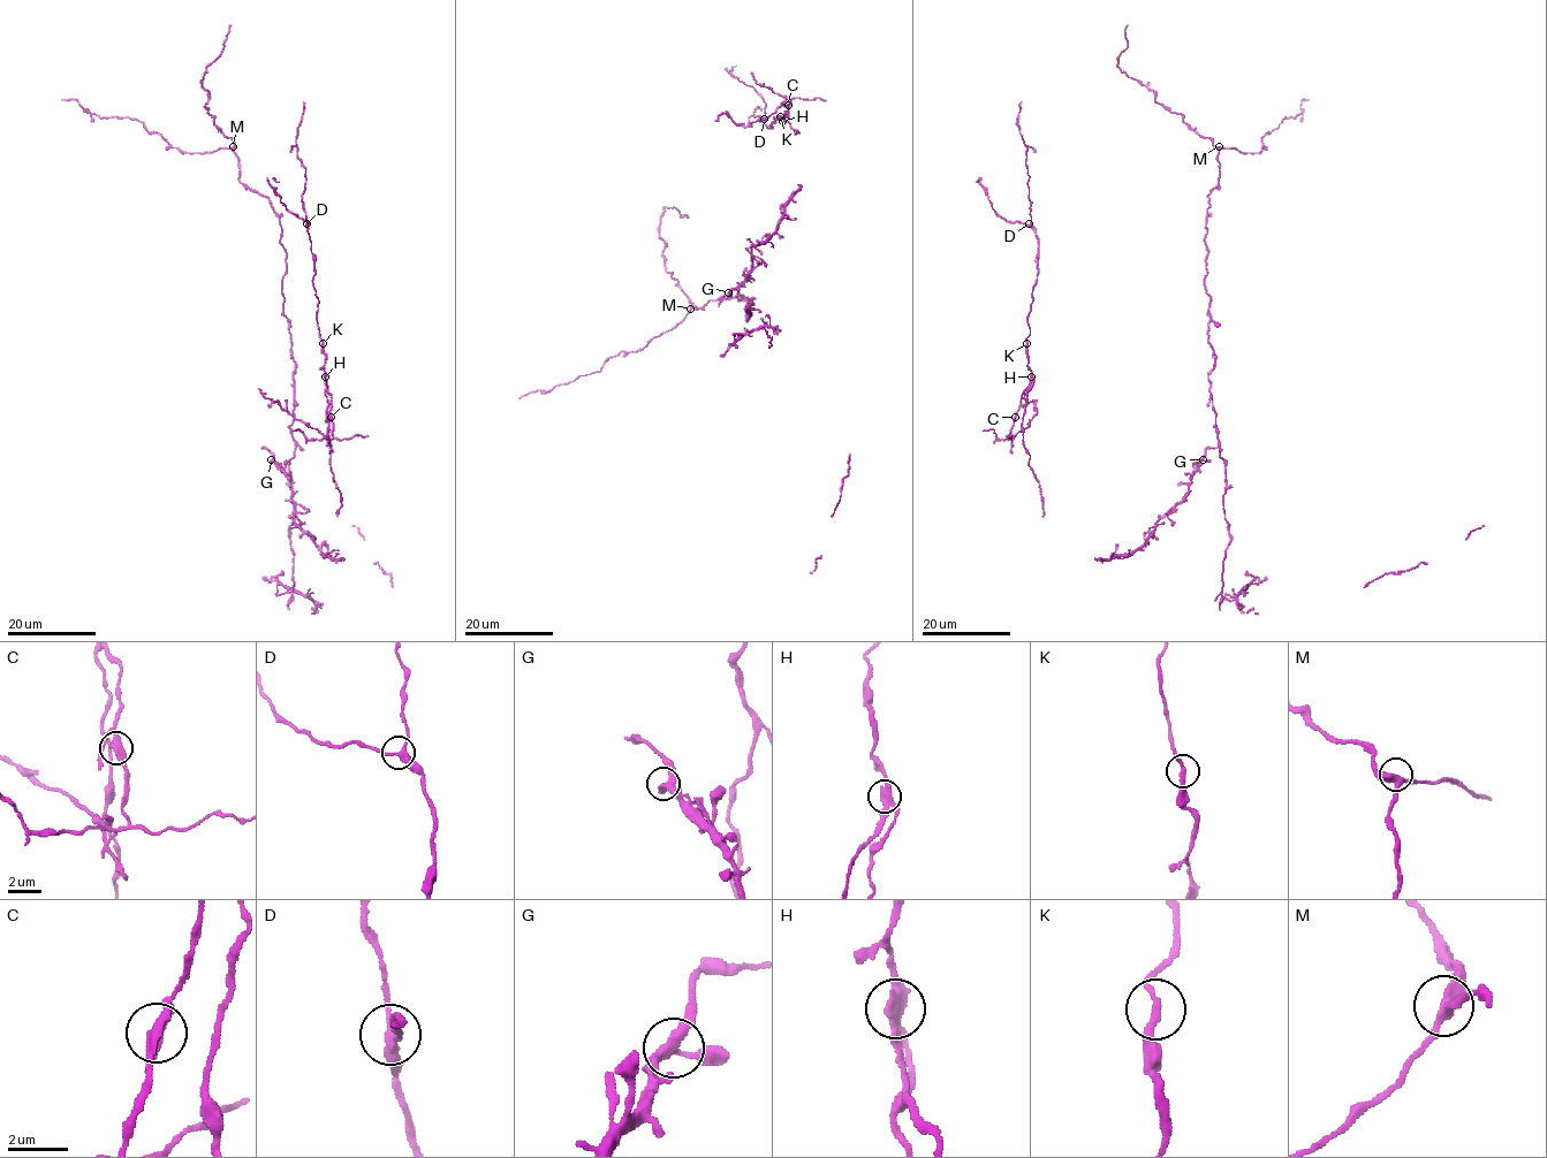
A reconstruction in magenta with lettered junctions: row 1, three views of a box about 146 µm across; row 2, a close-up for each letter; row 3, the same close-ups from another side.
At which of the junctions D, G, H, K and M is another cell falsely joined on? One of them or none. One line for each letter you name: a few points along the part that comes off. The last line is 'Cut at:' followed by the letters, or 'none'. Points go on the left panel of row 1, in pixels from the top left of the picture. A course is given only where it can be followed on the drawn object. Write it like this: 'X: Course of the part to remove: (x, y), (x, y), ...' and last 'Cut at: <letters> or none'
H: Course of the part to remove: (325, 376), (326, 390), (331, 396), (332, 439), (288, 413), (258, 388)
Cut at: H

